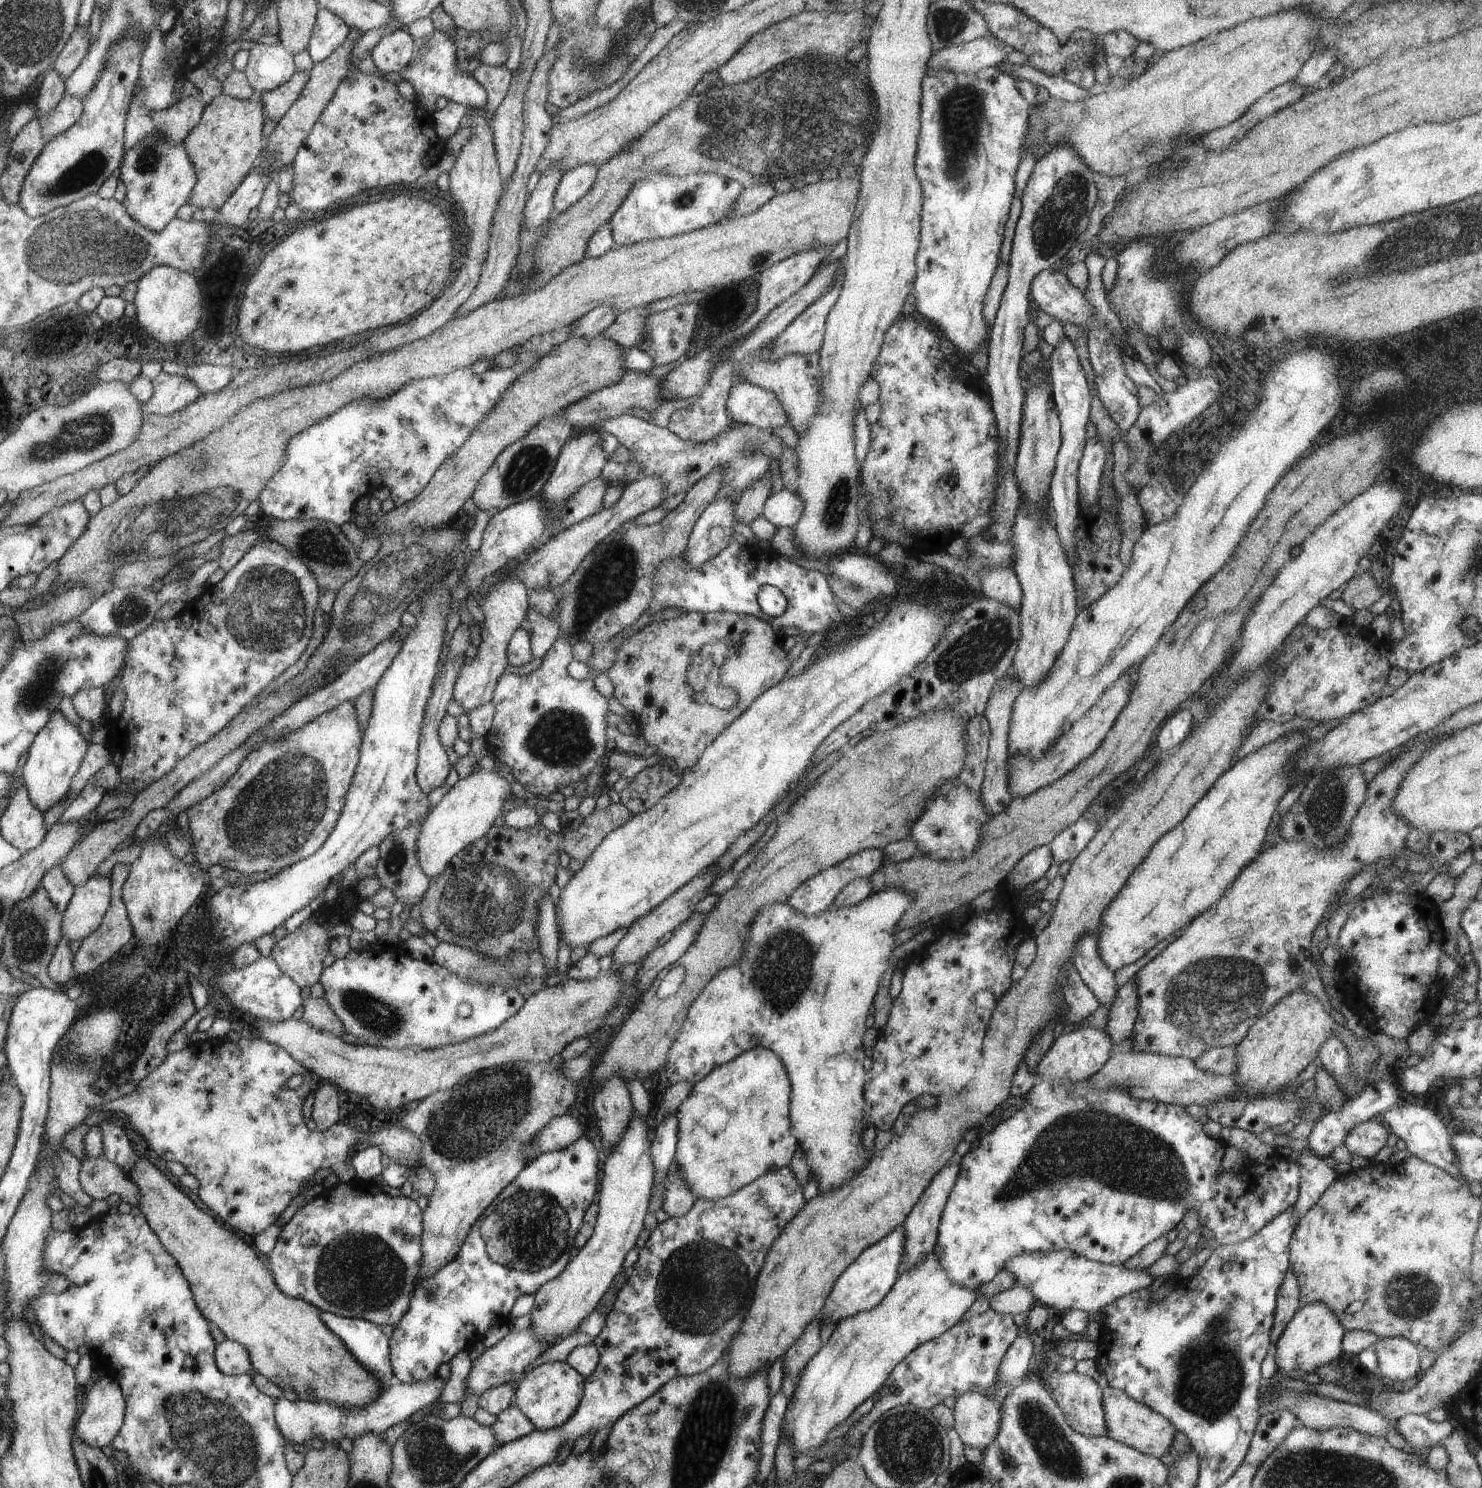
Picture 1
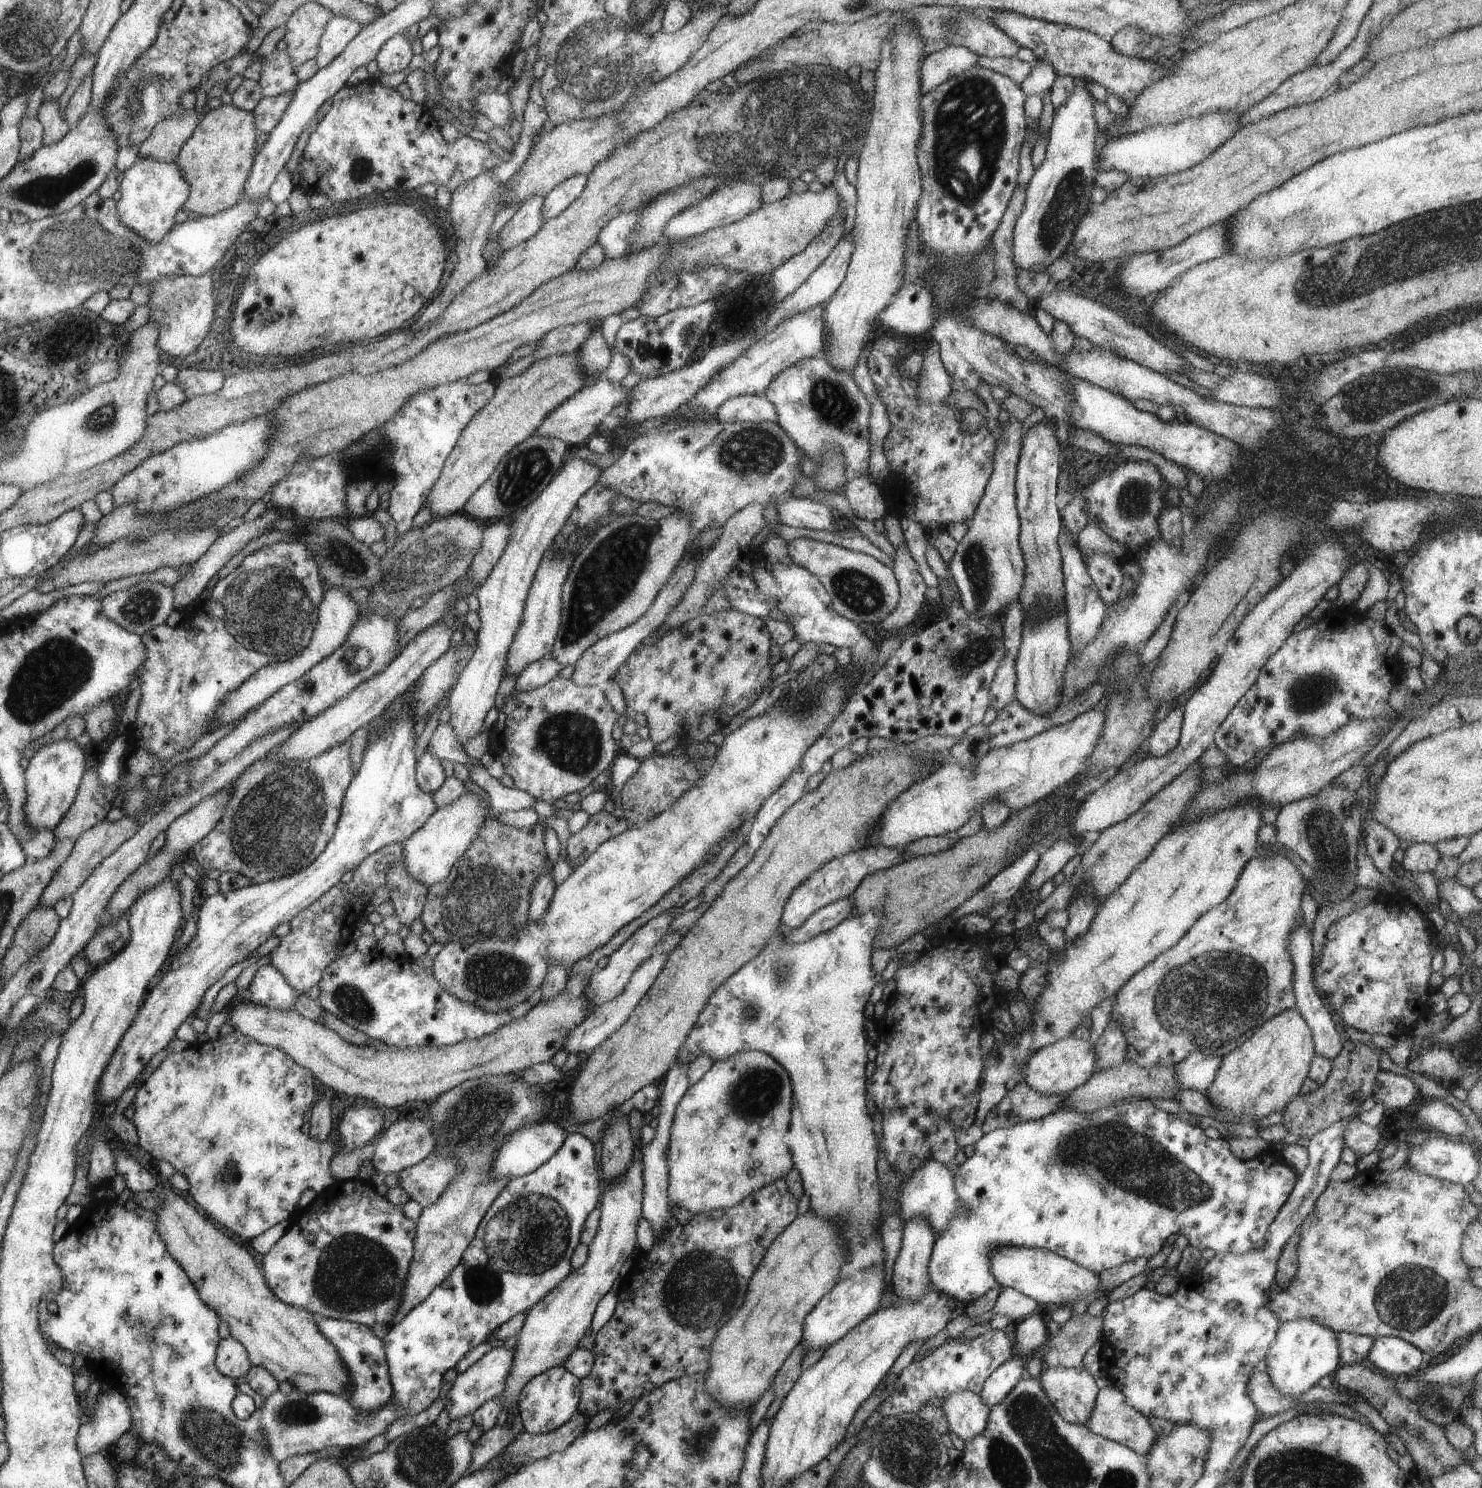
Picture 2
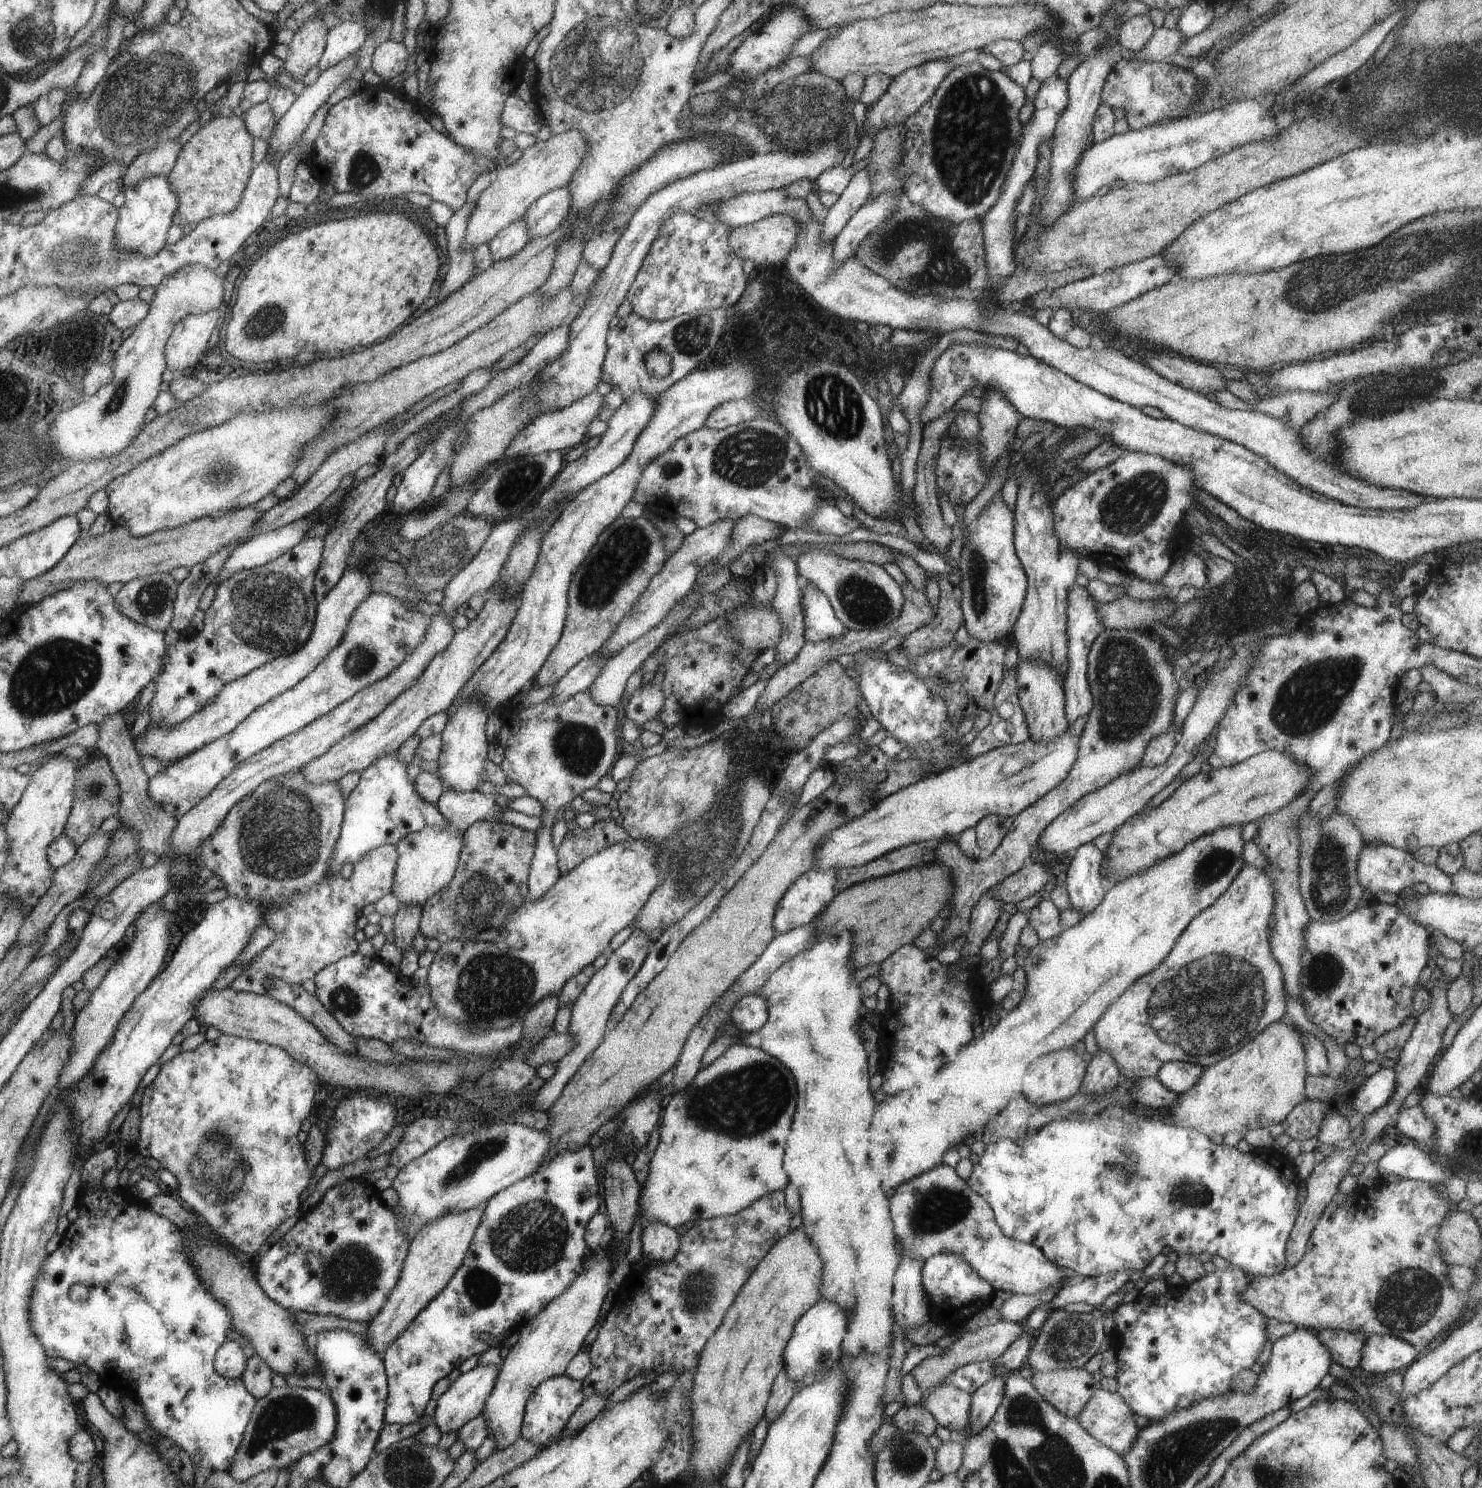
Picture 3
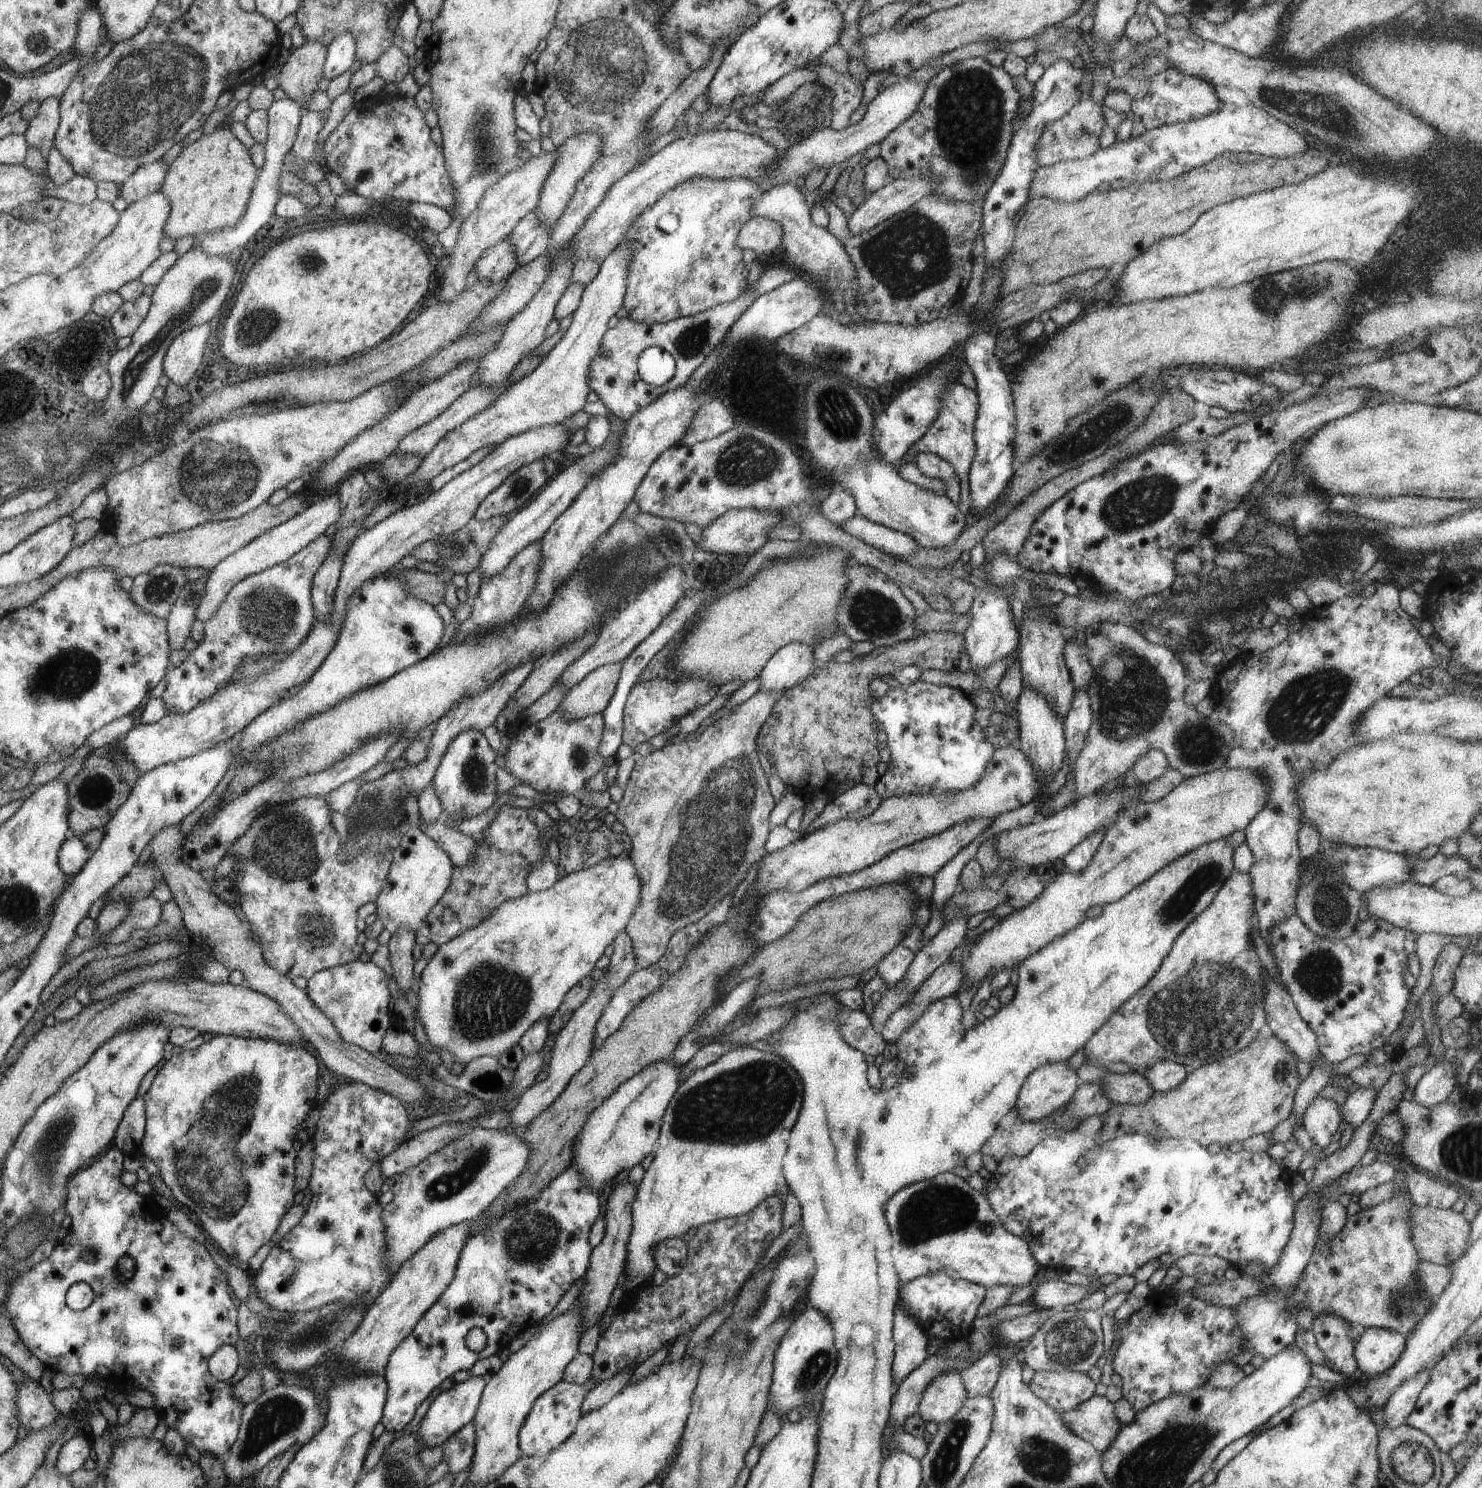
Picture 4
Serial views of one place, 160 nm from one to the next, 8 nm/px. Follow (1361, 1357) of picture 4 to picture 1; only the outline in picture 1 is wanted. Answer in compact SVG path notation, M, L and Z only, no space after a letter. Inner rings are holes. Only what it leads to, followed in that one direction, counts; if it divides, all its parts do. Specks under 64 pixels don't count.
M1405 1338L1378 1339L1373 1351L1377 1354L1379 1373L1384 1381L1398 1384L1420 1375L1420 1348Z

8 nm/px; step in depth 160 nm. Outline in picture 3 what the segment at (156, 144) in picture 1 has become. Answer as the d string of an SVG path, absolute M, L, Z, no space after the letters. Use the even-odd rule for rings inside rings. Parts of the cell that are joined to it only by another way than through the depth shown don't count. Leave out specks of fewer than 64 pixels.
M150 176L136 182L136 187L122 189L126 196L124 204L118 208L120 221L117 223L116 236L118 248L130 250L130 253L154 257L166 246L166 232L172 226L177 210L180 208L181 196L173 190L168 176Z

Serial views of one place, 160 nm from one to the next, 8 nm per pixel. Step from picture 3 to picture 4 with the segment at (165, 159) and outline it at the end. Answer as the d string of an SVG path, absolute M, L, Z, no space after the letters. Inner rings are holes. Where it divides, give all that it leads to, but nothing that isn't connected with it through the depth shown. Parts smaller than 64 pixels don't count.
M150 162L149 166L142 166L141 169L128 178L119 190L120 197L128 203L138 202L154 192L159 192L164 185L164 180L169 174L170 164L162 162Z

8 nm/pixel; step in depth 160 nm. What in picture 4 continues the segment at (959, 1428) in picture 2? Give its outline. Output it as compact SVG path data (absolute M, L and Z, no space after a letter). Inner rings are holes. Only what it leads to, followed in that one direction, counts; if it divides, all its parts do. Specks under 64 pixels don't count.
M948 1370L938 1374L928 1387L918 1406L918 1414L925 1422L934 1422L937 1425L950 1421L964 1406L968 1397L959 1372Z

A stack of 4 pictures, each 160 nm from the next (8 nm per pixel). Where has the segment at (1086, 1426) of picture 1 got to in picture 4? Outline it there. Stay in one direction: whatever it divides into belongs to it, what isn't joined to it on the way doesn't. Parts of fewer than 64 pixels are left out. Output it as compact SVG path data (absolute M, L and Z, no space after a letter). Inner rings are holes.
M1036 1371L1029 1386L1037 1398L1044 1400L1048 1406L1060 1413L1074 1410L1076 1406L1080 1406L1087 1399L1092 1398L1096 1389L1096 1384L1088 1374L1077 1371Z

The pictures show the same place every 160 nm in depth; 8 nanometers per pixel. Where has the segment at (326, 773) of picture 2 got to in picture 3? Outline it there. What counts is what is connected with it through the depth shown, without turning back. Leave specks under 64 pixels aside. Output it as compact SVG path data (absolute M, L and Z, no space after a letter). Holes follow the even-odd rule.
M293 770L262 782L252 794L242 798L224 818L222 825L200 846L200 854L193 859L193 866L208 868L214 875L220 876L228 894L250 898L250 902L264 902L270 910L265 926L276 932L276 940L271 947L264 948L229 987L262 995L265 994L265 979L269 977L300 986L317 977L322 968L350 957L358 950L354 924L360 916L360 910L392 892L398 856L395 846L380 846L372 852L372 870L368 870L364 876L356 870L350 878L330 874L334 846L341 838L342 814L345 814L344 798L338 790L338 782L317 784L306 779L301 771Z

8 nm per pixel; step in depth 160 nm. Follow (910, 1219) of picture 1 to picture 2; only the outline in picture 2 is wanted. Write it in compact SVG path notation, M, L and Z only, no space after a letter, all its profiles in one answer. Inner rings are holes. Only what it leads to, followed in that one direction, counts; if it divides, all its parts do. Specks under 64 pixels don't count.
M924 1217L903 1224L902 1245L893 1267L892 1288L893 1293L902 1299L916 1300L931 1285L929 1260L937 1236Z

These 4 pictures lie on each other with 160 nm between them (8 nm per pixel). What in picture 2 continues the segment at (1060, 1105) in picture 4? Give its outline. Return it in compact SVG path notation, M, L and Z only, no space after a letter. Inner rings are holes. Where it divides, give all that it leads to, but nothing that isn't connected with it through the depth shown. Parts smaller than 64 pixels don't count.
M1070 1035L1045 1046L1028 1059L1024 1082L1041 1095L1065 1095L1082 1086L1094 1074L1095 1062L1095 1048L1088 1041Z

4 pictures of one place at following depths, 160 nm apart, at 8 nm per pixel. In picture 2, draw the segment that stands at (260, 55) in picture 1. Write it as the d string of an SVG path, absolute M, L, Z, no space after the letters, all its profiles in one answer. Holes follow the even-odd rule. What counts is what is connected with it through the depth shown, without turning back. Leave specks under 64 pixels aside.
M274 50L272 54L263 59L266 64L262 66L261 84L262 92L266 97L276 97L282 93L292 93L300 84L296 77L296 69L292 58L286 51Z

